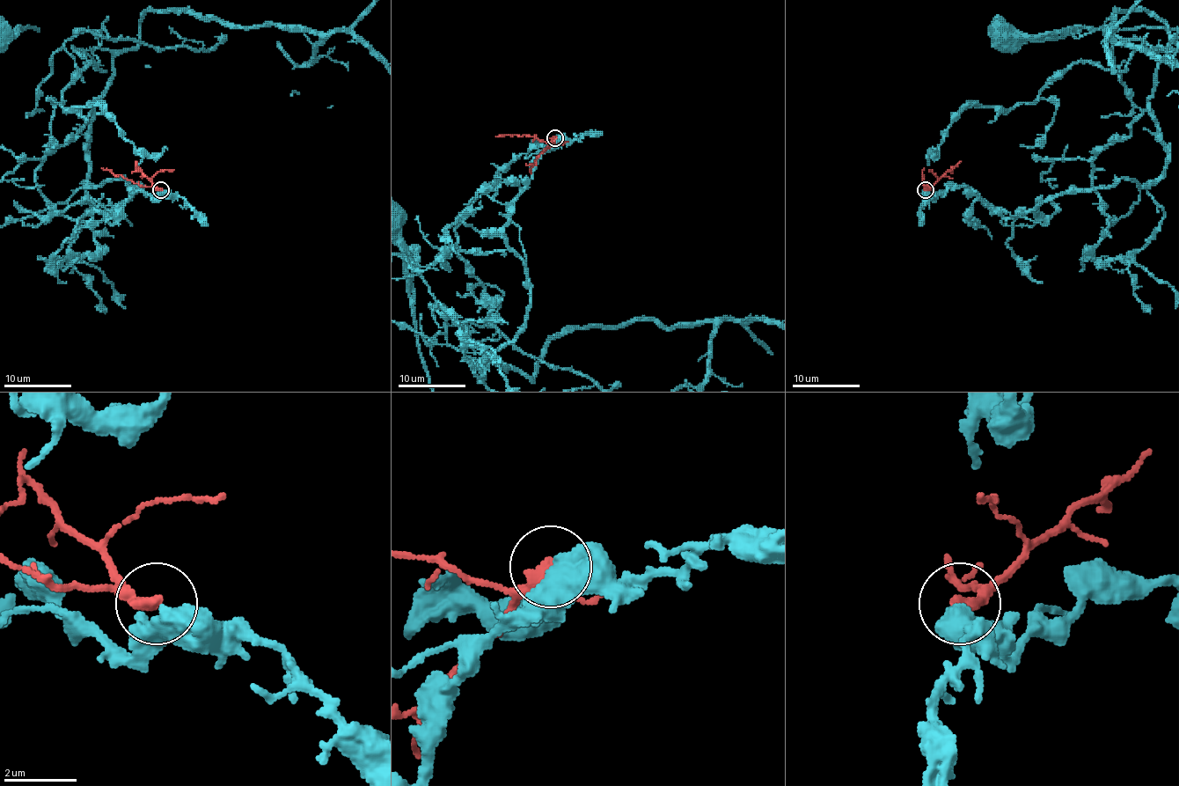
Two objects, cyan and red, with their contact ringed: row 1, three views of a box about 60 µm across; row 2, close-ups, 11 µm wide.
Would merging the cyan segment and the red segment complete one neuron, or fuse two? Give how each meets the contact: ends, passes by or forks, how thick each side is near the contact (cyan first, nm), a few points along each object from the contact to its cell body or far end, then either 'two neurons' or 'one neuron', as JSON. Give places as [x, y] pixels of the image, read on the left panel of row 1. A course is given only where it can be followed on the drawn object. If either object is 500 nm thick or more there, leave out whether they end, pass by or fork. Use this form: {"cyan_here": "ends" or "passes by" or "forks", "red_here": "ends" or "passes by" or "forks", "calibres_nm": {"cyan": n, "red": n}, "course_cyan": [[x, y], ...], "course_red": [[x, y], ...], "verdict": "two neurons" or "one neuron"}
{"calibres_nm": {"cyan": 700, "red": 400}, "course_red": [[160, 190], [101, 168]], "verdict": "two neurons"}

